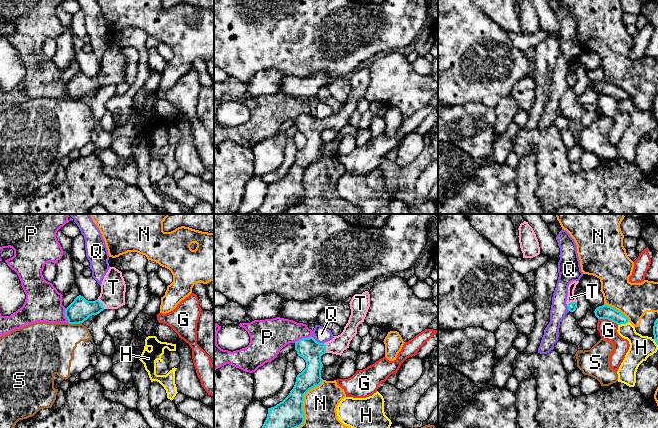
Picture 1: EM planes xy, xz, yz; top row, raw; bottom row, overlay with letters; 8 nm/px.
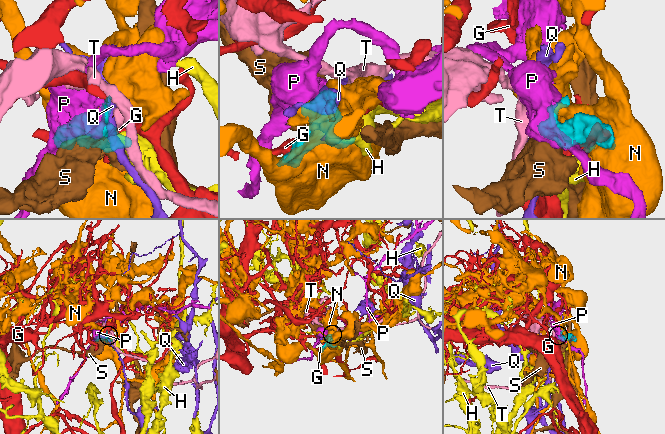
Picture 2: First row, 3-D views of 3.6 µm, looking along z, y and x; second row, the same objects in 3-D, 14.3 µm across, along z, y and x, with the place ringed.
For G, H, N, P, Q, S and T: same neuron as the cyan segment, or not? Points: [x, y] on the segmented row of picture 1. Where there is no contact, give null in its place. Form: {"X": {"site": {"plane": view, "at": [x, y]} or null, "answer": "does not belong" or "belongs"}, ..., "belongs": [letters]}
{"G": {"site": {"plane": "yz", "at": [608, 319]}, "answer": "does not belong"}, "H": {"site": {"plane": "yz", "at": [623, 323]}, "answer": "does not belong"}, "N": {"site": {"plane": "xz", "at": [302, 403]}, "answer": "does not belong"}, "P": {"site": {"plane": "xz", "at": [302, 338]}, "answer": "does not belong"}, "Q": {"site": {"plane": "xz", "at": [318, 342]}, "answer": "does not belong"}, "S": {"site": {"plane": "xy", "at": [75, 323]}, "answer": "does not belong"}, "T": {"site": {"plane": "xy", "at": [102, 304]}, "answer": "belongs"}, "belongs": ["T"]}

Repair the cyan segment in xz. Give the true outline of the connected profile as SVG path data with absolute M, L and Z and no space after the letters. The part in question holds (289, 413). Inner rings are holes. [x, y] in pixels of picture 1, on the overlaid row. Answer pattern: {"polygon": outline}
{"polygon": "M369 292L355 294L349 304L351 315L340 335L325 343L319 343L313 337L295 342L295 350L298 356L305 360L306 368L297 375L289 395L276 406L268 408L262 428L297 428L304 423L304 395L323 381L321 356L325 353L341 356L343 351L349 348L350 341L357 334L358 325L364 322L370 307Z"}

